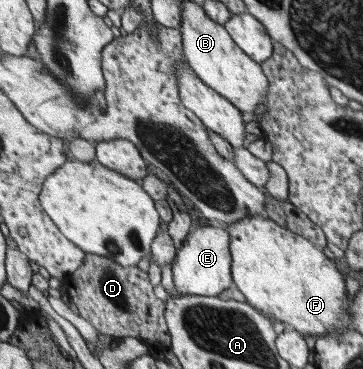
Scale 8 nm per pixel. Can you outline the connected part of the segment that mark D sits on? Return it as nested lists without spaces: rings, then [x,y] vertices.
[[[87,254],[84,266],[63,280],[69,299],[76,306],[78,315],[95,330],[116,341],[136,338],[144,343],[153,342],[161,350],[170,347],[171,333],[167,325],[167,300],[160,300],[154,293],[151,275],[138,267],[124,267],[104,255]]]

